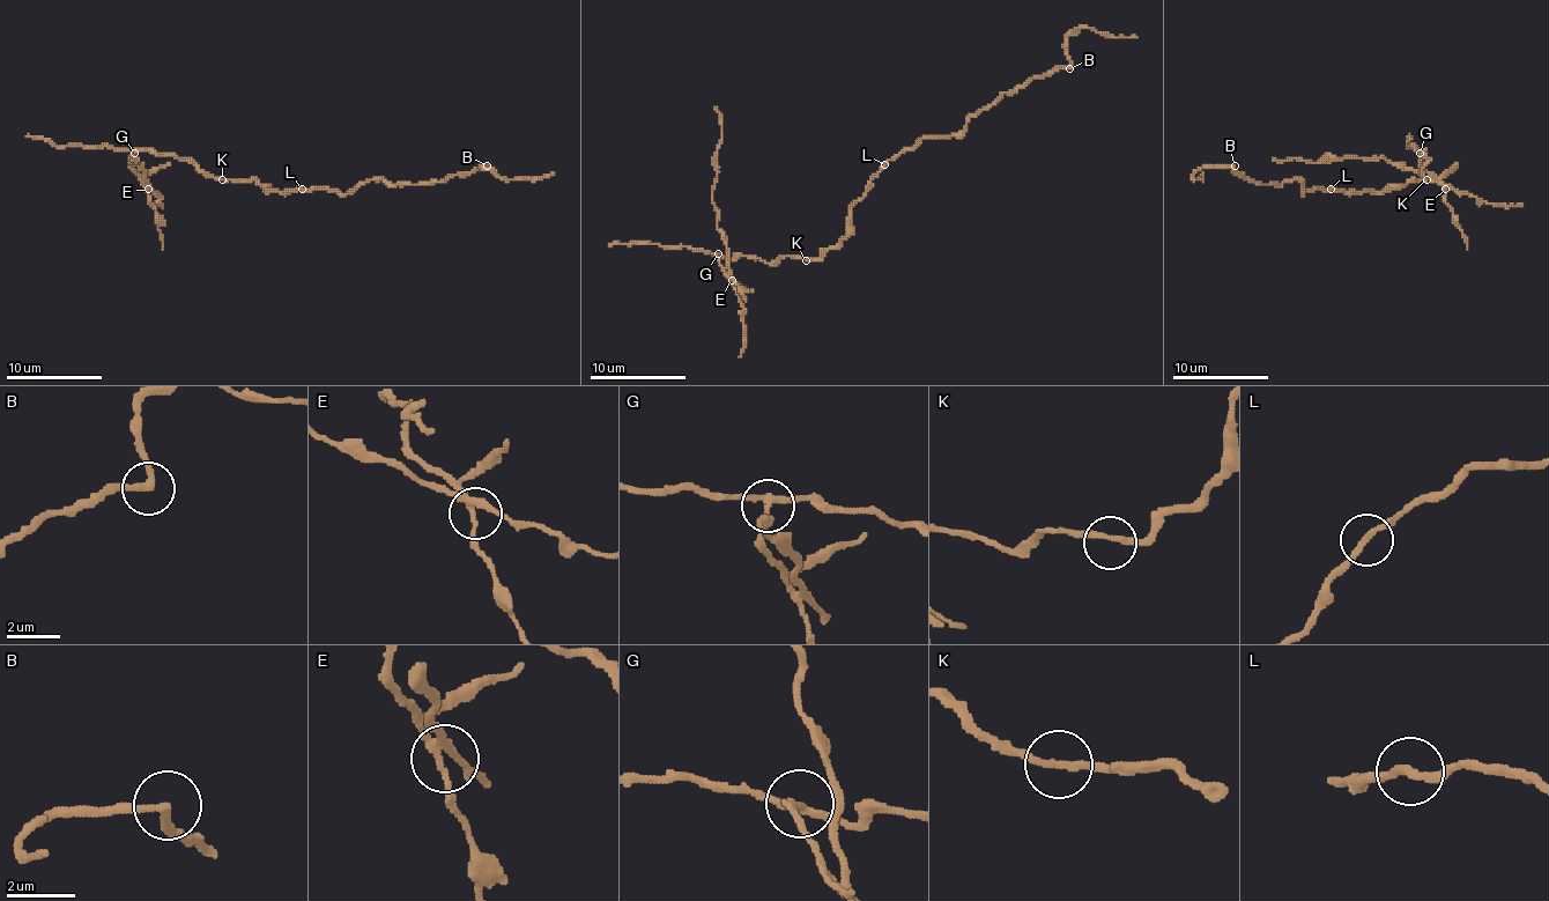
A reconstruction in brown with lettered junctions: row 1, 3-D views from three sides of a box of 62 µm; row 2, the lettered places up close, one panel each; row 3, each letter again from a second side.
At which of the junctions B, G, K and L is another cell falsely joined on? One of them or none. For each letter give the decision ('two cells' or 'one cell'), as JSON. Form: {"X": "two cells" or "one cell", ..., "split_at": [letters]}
{"B": "one cell", "G": "two cells", "K": "one cell", "L": "one cell", "split_at": ["G"]}

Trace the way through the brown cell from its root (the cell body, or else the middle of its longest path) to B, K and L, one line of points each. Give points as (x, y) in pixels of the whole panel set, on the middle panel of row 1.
B: (853, 205), (890, 160), (924, 138), (960, 133), (971, 117), (988, 109), (1005, 93), (1069, 68)
K: (853, 205), (849, 231), (817, 258), (806, 260)
L: (853, 205), (864, 196), (868, 182), (884, 164)

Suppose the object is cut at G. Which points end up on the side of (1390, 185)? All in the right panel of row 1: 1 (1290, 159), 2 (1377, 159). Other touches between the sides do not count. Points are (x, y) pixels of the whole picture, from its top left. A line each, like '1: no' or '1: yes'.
1: no
2: no

